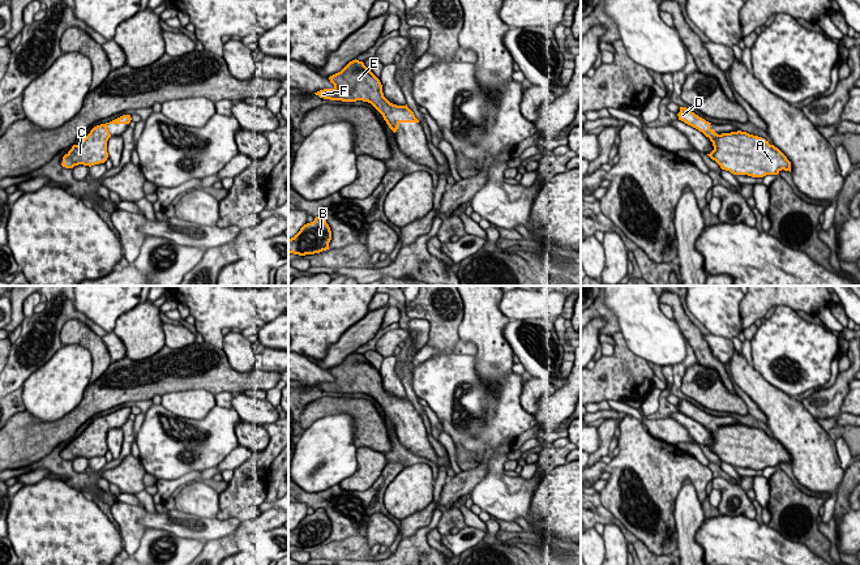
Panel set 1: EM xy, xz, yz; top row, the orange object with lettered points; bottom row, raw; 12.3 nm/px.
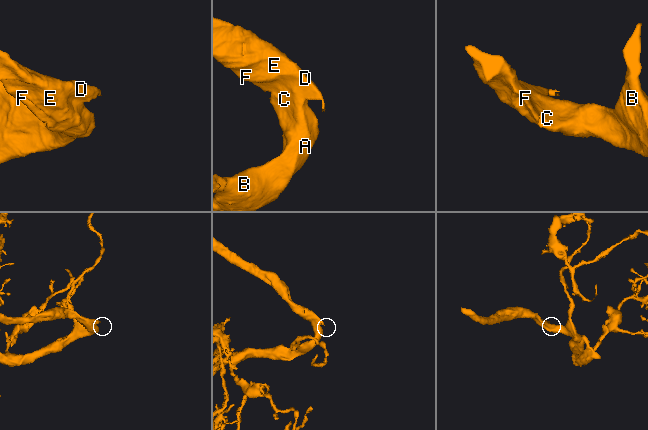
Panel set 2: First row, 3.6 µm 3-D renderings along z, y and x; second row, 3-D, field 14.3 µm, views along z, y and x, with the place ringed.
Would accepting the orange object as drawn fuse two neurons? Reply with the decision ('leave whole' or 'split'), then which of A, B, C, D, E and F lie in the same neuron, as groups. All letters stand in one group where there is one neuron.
leave whole; groups A B C D E F

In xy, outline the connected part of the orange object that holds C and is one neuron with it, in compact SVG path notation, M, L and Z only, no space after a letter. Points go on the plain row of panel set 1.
M123 407L110 415L106 415L106 416L100 416L100 418L97 418L94 419L90 425L78 436L78 437L73 437L72 441L63 449L63 455L61 458L65 459L65 461L73 461L74 458L78 458L78 457L84 457L84 458L94 458L94 457L99 457L99 455L104 455L108 450L108 445L107 445L107 433L108 431L111 429L108 421L107 421L107 418L108 416L129 416L132 412L131 407Z

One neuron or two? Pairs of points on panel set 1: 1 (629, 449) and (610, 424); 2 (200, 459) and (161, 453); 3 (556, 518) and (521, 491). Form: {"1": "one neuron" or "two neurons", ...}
{"1": "two neurons", "2": "one neuron", "3": "two neurons"}

